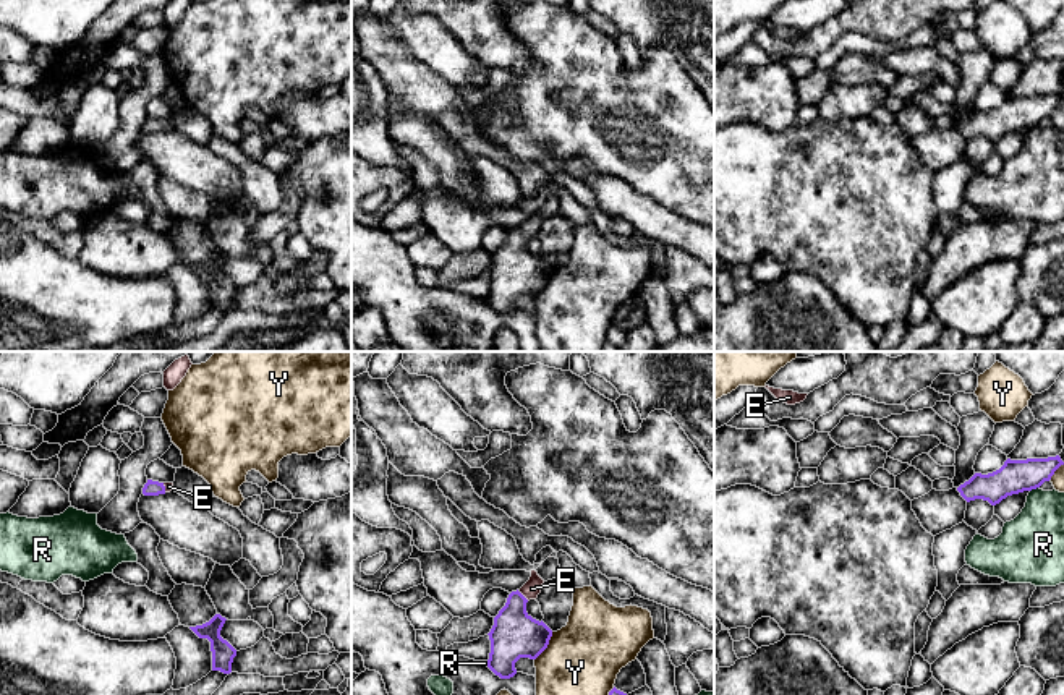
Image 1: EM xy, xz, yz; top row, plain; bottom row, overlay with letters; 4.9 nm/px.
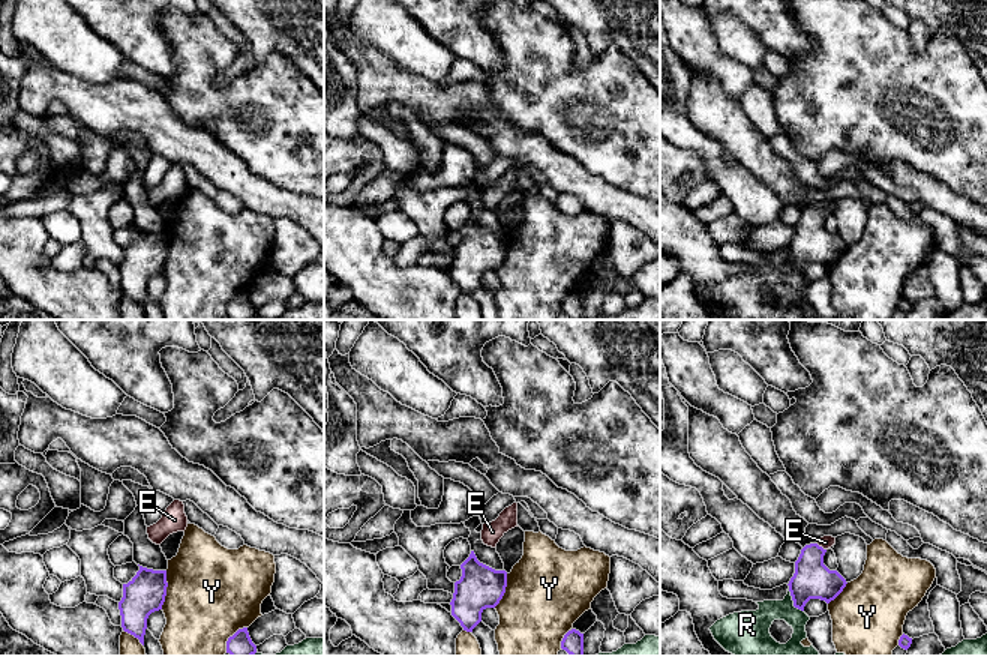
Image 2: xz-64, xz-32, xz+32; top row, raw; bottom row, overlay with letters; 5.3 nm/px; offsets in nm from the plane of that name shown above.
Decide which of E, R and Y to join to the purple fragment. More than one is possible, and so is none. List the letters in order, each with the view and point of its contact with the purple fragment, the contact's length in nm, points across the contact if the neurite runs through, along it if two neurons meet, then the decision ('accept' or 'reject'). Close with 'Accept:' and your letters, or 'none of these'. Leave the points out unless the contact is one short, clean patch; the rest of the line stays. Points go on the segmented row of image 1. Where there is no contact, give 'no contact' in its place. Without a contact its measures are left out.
E: meets purple in xz at (522, 595); contact 80 nm long; runs through xz (514, 635), (514, 611), (522, 595), (532, 588); accept
R: meets purple in yz at (1034, 488); contact 50 nm long; reject
Y: meets purple in xz at (546, 647); contact 170 nm long; reject
Accept: E

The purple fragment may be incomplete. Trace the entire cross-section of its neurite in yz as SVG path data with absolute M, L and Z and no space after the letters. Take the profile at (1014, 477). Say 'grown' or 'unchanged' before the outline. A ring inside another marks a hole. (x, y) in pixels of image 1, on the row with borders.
unchanged | M1059 455L1027 460L1007 458L1004 465L993 473L975 473L968 481L960 484L957 491L967 502L983 499L996 505L1007 496L1040 488L1045 481L1051 480L1061 465L1064 465L1064 462Z

